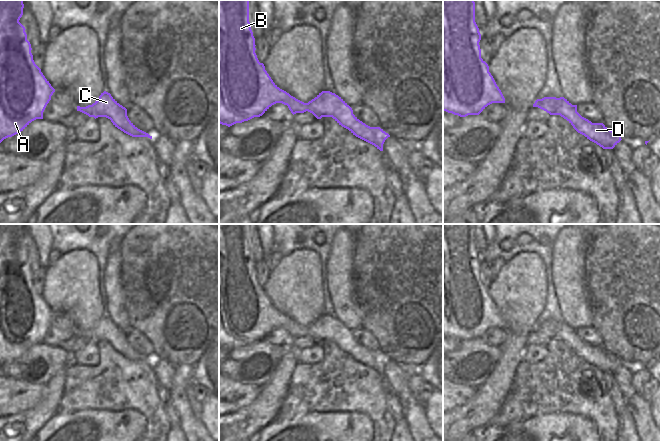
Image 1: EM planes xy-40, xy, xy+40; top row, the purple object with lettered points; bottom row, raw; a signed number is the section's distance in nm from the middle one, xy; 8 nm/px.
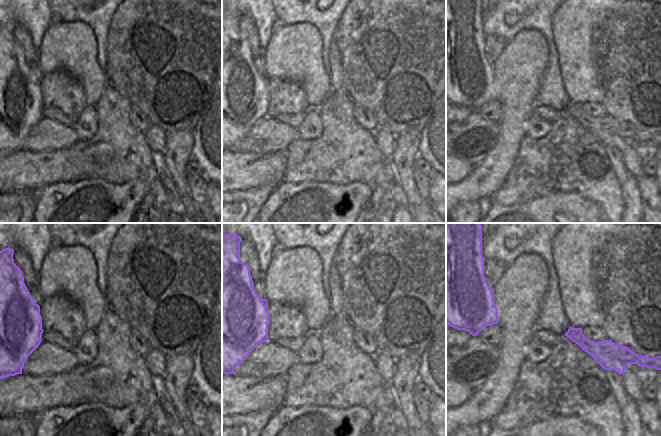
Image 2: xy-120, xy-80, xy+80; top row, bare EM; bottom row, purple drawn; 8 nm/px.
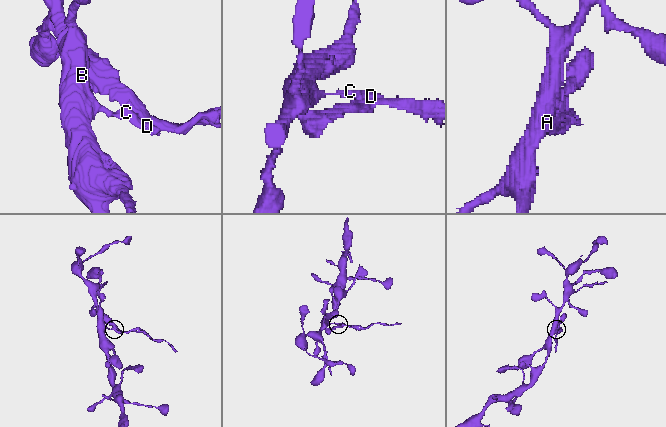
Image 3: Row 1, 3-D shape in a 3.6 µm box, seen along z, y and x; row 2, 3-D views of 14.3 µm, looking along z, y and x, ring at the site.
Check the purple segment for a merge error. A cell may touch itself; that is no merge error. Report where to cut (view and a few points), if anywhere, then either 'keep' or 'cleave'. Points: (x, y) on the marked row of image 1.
xy (291, 96), (287, 105) | cleave

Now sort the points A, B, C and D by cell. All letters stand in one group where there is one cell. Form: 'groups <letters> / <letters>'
groups A B / C D

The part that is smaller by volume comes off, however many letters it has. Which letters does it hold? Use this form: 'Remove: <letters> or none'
Remove: C, D

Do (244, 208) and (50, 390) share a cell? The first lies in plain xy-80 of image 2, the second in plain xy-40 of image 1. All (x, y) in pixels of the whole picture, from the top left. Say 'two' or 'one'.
one

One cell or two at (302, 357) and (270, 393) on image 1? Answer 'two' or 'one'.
two

